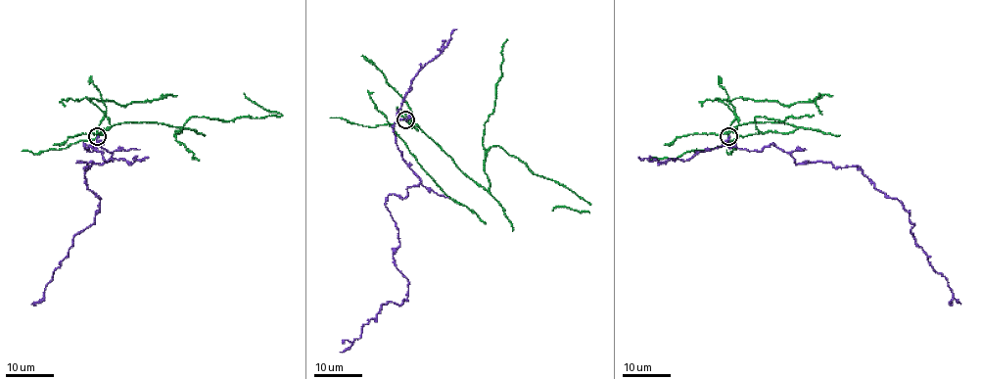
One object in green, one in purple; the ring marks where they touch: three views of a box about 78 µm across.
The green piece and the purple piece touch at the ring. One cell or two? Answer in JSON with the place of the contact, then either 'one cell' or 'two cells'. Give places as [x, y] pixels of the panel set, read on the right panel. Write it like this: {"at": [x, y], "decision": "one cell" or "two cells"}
{"at": [728, 136], "decision": "two cells"}

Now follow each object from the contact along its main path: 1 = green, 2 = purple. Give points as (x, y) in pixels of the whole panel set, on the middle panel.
1: (405, 119), (487, 190), (486, 153), (498, 145), (535, 174), (563, 184), (589, 205), (588, 211), (552, 211)
2: (405, 119), (393, 132), (420, 181), (403, 199), (390, 194), (386, 207), (408, 296), (383, 304), (340, 352)

